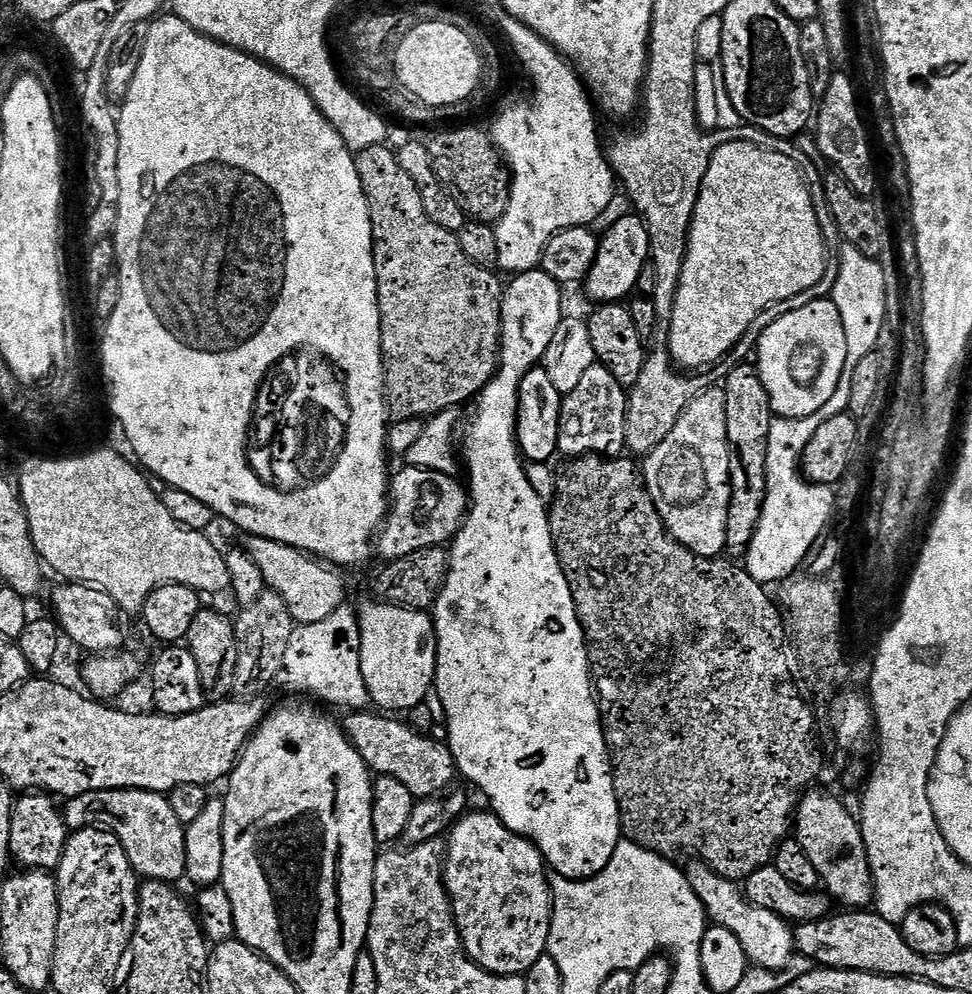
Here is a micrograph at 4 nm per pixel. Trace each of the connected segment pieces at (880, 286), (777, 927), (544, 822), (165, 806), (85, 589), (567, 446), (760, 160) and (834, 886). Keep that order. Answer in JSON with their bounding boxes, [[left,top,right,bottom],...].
[[746,246,886,585],[686,858,794,970],[434,270,622,880],[62,788,186,882],[51,582,125,654],[558,363,628,458],[668,140,826,368],[794,790,873,910]]

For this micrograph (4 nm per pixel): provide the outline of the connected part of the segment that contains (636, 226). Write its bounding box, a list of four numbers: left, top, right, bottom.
[582,215,650,305]

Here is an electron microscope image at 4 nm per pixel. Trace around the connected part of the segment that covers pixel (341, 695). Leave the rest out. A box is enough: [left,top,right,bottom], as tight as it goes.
[282,606,370,710]

